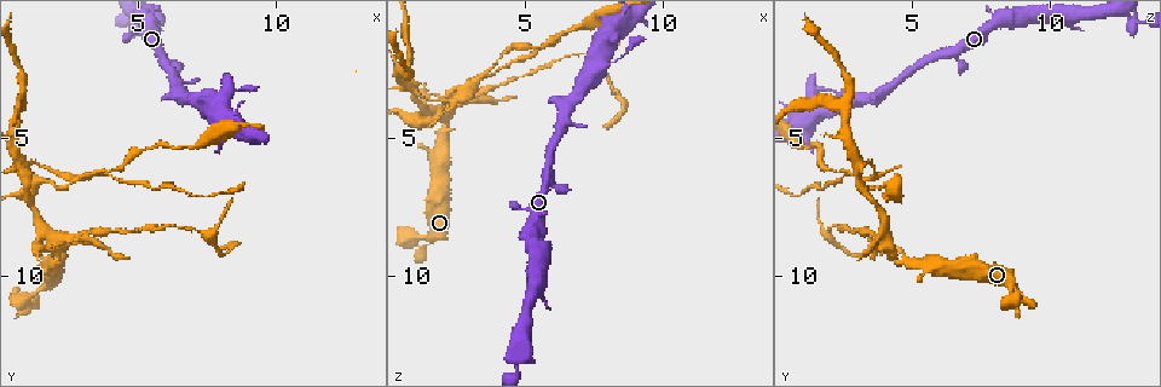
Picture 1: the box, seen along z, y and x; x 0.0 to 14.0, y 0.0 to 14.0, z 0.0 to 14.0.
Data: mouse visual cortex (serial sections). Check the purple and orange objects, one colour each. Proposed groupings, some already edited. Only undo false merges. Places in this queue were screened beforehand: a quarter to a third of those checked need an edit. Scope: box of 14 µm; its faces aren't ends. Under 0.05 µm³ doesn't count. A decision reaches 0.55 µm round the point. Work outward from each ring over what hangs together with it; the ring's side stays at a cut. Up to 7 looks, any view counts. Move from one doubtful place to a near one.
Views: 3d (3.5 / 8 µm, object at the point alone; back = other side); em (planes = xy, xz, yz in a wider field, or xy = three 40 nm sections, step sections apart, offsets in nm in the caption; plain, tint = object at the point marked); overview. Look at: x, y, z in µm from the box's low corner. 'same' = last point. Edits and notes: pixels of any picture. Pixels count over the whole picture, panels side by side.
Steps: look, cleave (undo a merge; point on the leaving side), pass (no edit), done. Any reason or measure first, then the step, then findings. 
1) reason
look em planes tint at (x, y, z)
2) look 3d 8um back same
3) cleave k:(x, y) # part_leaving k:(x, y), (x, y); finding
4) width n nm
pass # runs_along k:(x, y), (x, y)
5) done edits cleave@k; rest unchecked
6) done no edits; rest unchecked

thick turns thin
look 3d 3.5um at (2.1, 9.6, 5.0)

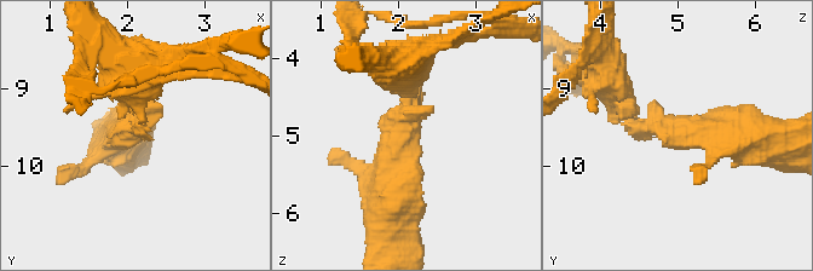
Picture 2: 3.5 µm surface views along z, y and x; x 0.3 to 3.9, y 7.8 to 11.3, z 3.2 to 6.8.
arm_widths 150, 500 nm
look em planes plain at (2.10, 9.55, 4.95)

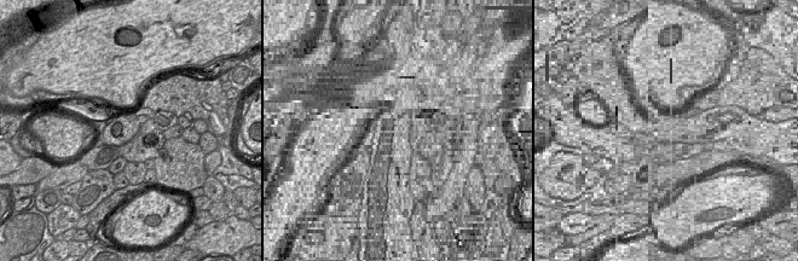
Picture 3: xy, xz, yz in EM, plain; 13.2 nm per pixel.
where the object lies
look em planes tint same

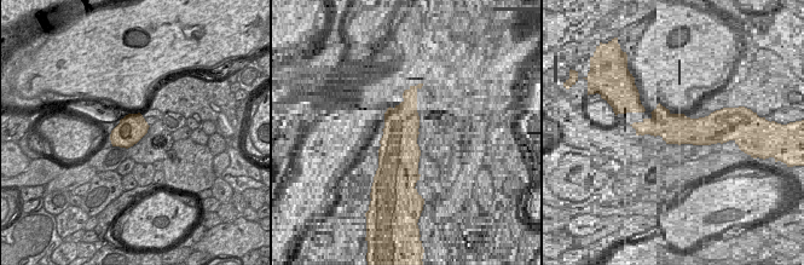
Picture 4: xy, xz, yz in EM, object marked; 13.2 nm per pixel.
cleave 2:(607, 102) # part_leaving 2:(645, 126), (604, 78), (601, 40); two cells meet here

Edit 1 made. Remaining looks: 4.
sharp bend
look 3d 3.5um at (6.0, 2.2, 6.7)

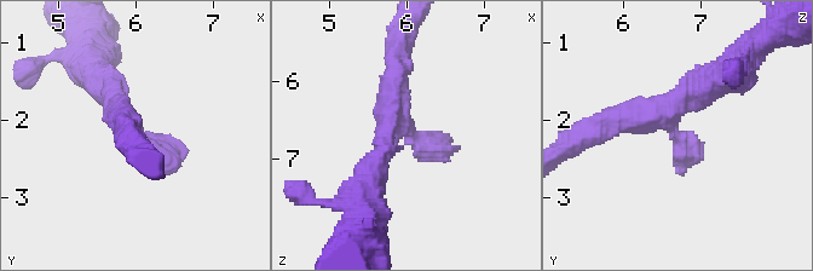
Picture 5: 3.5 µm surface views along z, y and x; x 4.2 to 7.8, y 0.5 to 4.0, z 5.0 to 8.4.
look em xy step 5 tint at (6.05, 2.25, 6.70)

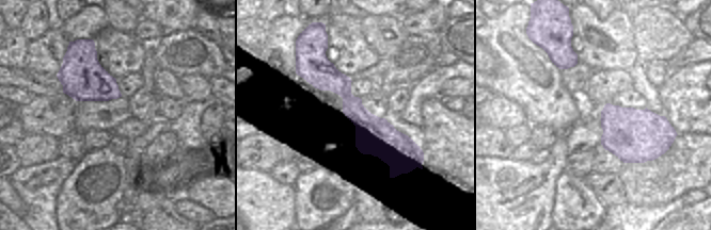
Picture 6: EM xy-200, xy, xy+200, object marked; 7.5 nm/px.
pass # runs_along 5:(107, 90), (151, 149), (185, 153); continuous, no second cell

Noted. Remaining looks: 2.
look 3d 3.5um at (0.8, 10.9, 8.6)

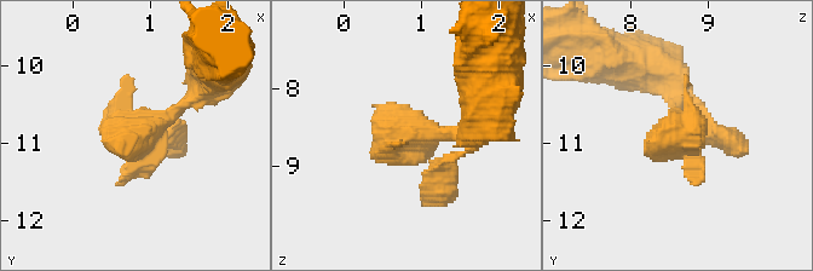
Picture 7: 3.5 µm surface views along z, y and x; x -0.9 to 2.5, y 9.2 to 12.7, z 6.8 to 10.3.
look em xy step 1 tint at (0.85, 10.95, 8.65)

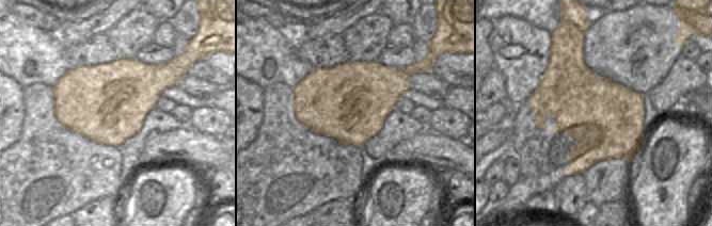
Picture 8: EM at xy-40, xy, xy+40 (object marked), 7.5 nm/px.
width 600 nm
pass # runs_along 7:(673, 85), (681, 140), (737, 148); all the same cell

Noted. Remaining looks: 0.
done edits cleave@2; rest unchecked

